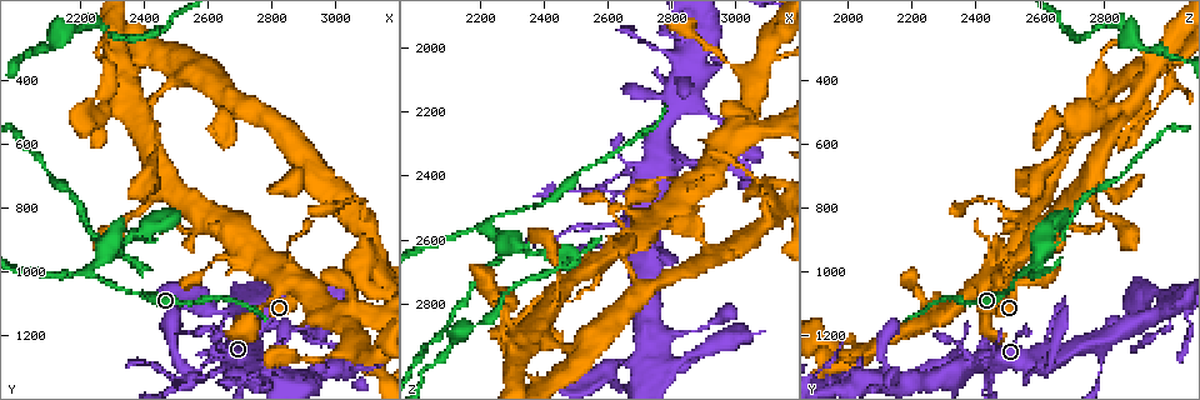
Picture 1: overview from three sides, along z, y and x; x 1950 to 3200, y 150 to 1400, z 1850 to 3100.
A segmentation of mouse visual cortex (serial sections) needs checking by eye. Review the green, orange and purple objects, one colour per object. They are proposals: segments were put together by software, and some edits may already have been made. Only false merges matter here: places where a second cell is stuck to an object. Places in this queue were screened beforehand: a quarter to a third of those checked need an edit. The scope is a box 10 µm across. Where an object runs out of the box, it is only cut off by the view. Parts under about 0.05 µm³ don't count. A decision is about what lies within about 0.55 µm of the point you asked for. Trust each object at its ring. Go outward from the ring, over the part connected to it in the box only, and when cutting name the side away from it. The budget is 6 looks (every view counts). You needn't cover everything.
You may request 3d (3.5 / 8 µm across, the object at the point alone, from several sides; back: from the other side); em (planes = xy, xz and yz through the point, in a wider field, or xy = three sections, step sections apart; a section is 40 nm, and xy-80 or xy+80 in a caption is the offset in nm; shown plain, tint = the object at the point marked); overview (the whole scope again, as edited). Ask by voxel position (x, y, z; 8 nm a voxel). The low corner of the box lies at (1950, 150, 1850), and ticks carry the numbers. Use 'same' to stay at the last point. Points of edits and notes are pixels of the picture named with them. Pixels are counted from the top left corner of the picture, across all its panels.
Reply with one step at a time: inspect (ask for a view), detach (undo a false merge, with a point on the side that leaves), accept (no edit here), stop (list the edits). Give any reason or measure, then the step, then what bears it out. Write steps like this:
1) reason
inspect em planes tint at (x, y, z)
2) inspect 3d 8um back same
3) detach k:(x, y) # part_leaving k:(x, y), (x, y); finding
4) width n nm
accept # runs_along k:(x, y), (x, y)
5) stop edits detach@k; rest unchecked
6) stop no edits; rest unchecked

small branch off a trunk
inspect 3d 3.5um at (2380, 550, 2850)

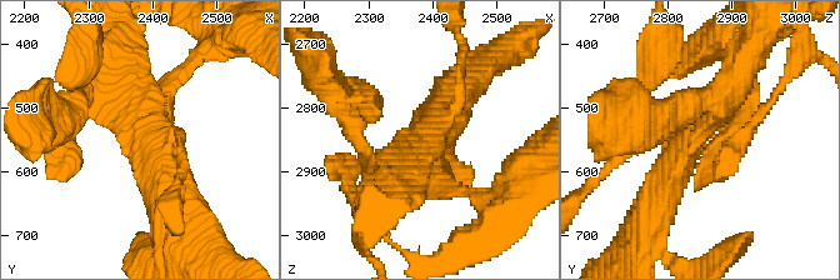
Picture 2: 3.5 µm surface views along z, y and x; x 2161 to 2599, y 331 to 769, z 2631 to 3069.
shape alone is not enough
inspect em xy step 2 tint at (2385, 550, 2840)

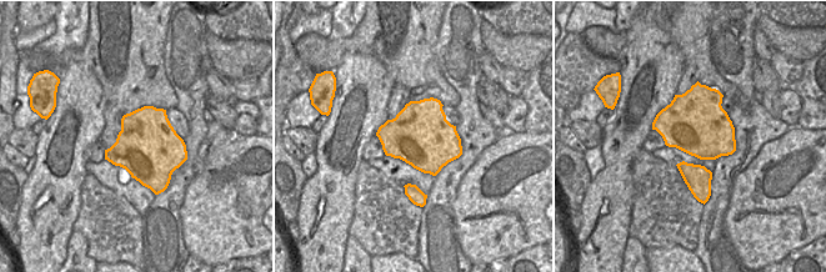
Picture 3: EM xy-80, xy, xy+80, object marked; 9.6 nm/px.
accept # runs_along 2:(656, 204), (746, 108); continuous, no second cell

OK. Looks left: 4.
branch point
inspect 3d 3.5um at (2270, 950, 2600)

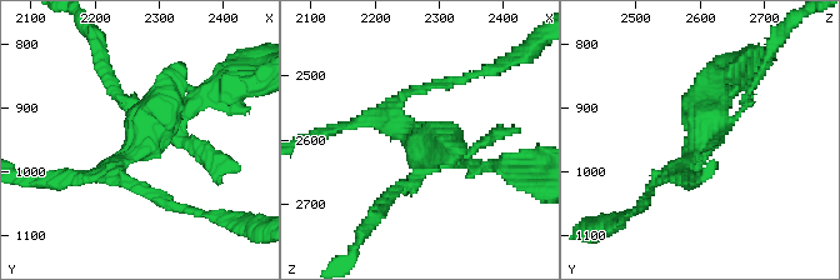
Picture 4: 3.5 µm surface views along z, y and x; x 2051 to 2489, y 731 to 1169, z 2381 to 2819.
inspect em planes tint at (2270, 935, 2600)

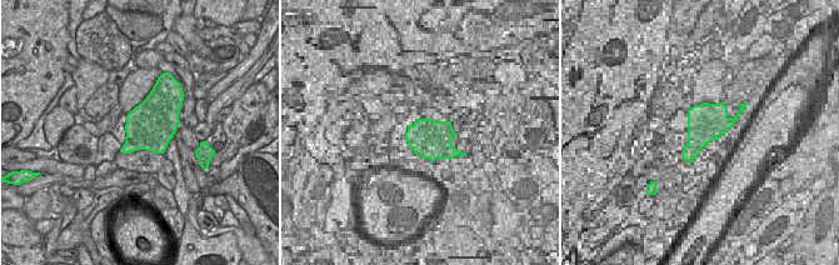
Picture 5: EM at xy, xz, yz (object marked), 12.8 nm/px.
detach 4:(748, 85) # part_leaving 4:(459, 164), (539, 166); two cells meet here

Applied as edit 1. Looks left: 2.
stop edits detach@4; rest unchecked

